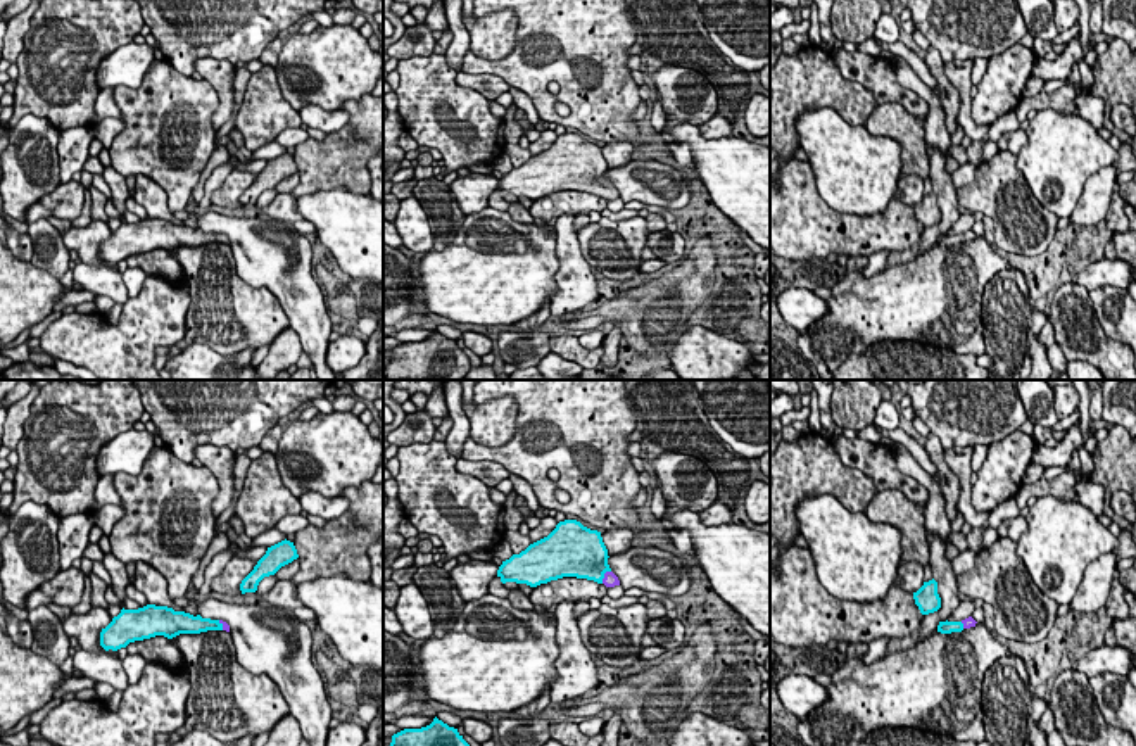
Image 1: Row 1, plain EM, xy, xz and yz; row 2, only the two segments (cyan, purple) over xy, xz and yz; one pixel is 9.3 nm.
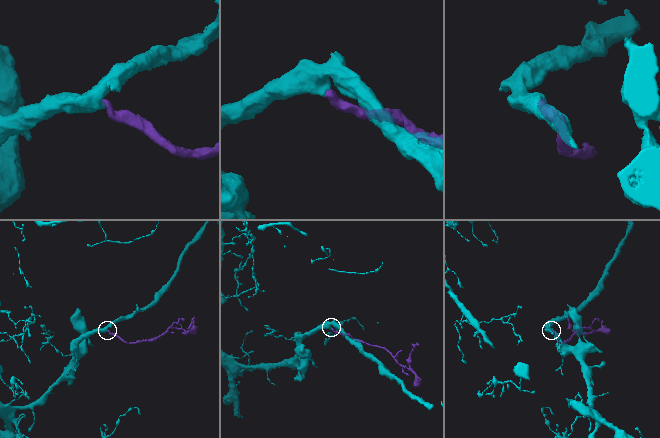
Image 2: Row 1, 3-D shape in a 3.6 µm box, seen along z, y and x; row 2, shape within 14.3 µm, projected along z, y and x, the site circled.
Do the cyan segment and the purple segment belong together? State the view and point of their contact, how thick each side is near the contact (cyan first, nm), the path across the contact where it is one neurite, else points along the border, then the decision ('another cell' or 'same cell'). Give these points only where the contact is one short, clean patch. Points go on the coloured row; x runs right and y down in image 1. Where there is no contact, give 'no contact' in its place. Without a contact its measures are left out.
xz (603, 575) | 420/130 nm | across xz (584, 556), (603, 575), (610, 579) | same cell

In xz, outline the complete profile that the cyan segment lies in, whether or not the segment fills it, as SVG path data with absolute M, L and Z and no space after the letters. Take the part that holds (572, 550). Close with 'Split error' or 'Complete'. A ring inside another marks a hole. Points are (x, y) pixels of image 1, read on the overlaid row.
M565 520L547 537L502 561L497 577L502 584L516 582L530 587L563 577L615 587L620 585L620 580L611 572L608 558L601 532L590 530L577 520Z. Split error

